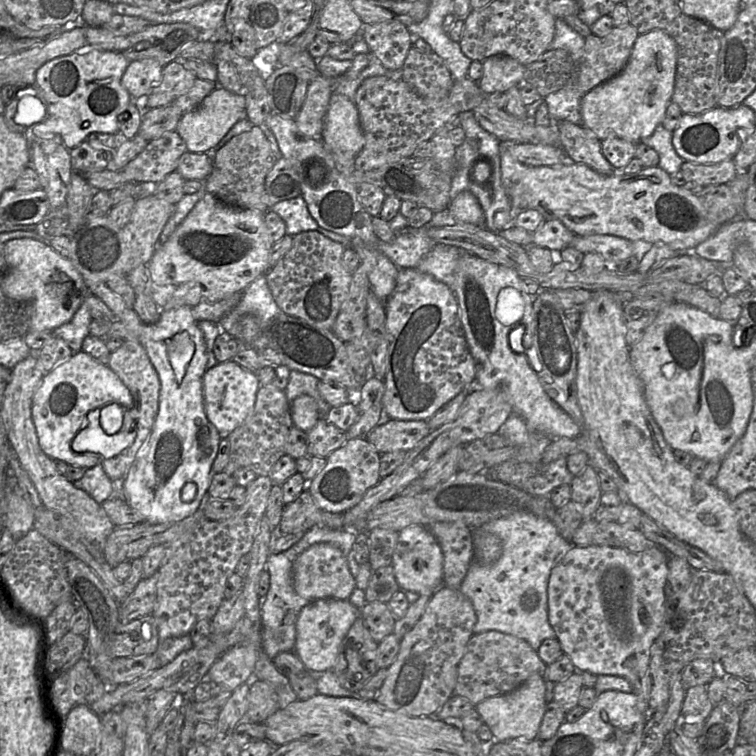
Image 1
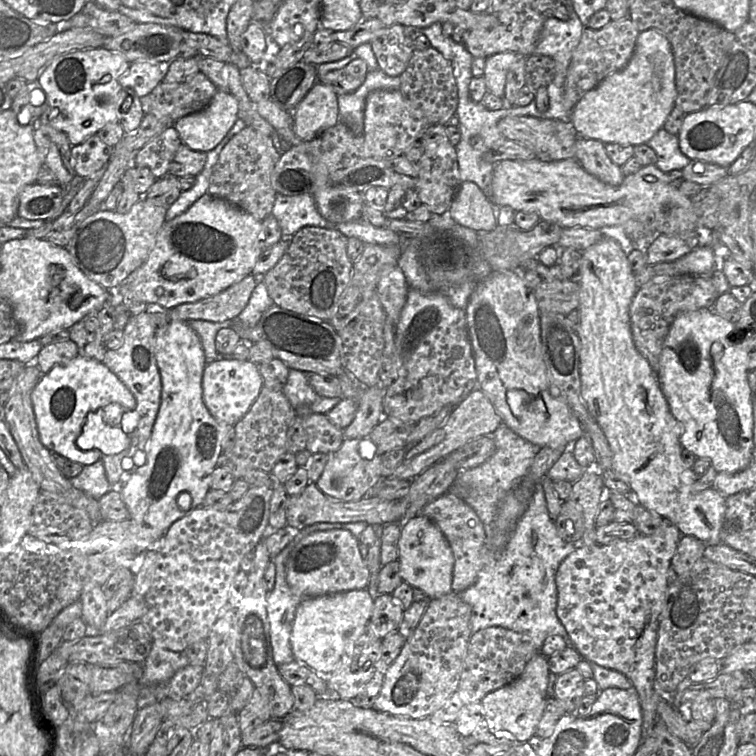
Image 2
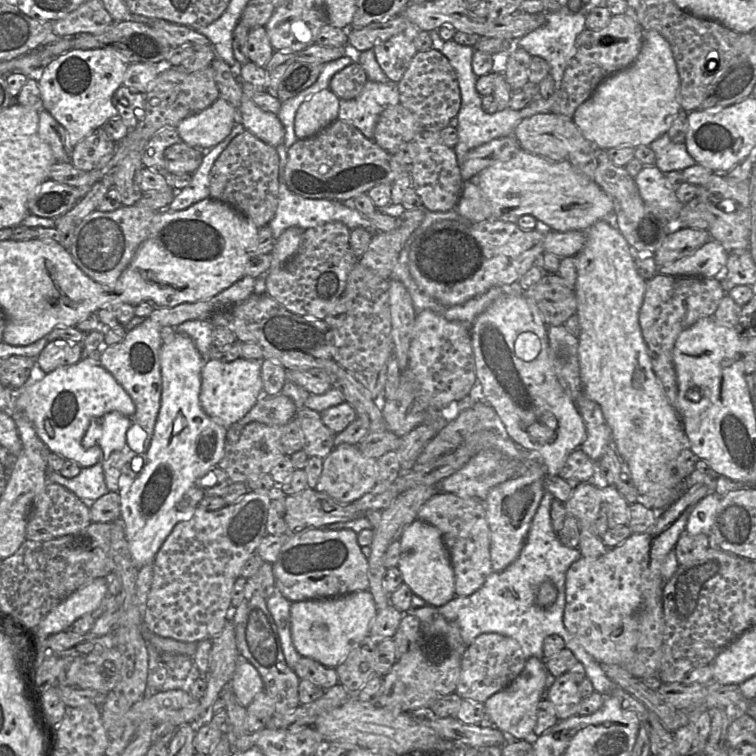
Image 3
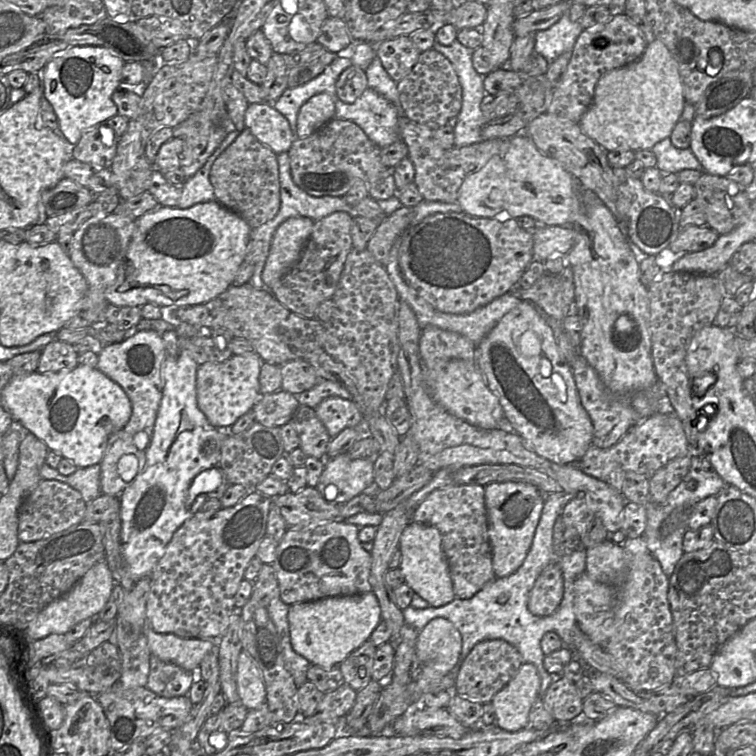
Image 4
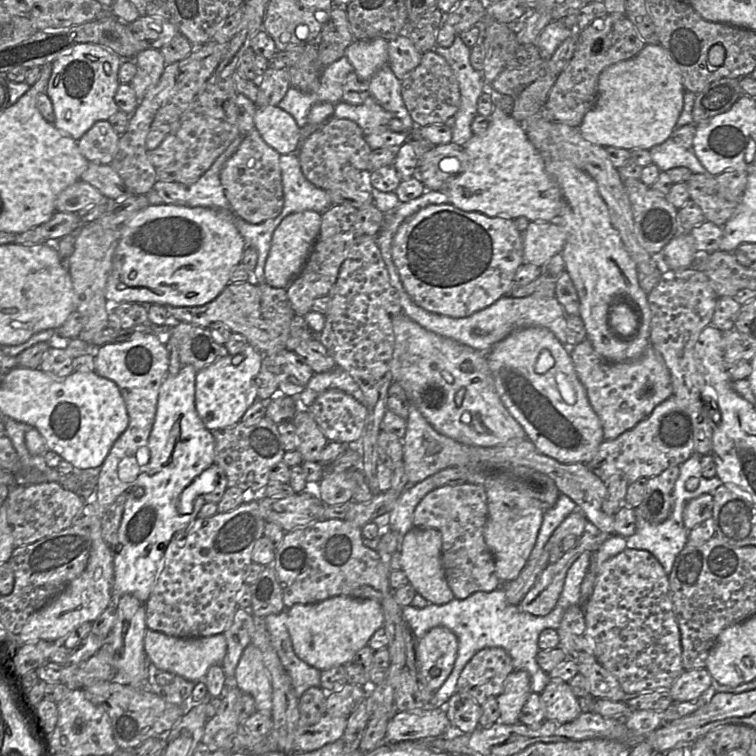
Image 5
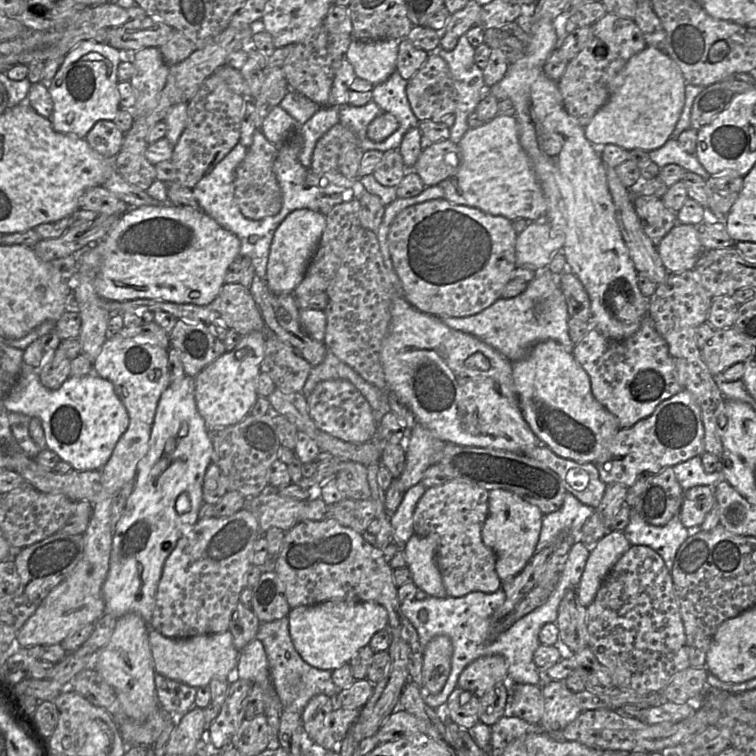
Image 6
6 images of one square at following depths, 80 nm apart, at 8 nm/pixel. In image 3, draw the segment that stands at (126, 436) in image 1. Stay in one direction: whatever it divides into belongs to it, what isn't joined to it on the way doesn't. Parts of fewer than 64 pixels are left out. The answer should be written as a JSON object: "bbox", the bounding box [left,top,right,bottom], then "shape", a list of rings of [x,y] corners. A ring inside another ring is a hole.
{"bbox":[81,412,131,460],"shape":[[[119,412],[107,413],[91,420],[81,444],[84,448],[99,446],[105,460],[125,446],[126,432],[131,425],[130,417]]]}

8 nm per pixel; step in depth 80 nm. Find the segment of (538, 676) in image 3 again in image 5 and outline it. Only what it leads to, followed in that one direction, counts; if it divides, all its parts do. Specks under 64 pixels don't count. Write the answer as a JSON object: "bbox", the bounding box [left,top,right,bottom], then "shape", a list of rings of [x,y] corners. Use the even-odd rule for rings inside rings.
{"bbox":[497,670,531,724],"shape":[[[514,670],[507,677],[503,691],[497,696],[500,710],[499,722],[516,724],[531,693],[530,675],[525,670]]]}

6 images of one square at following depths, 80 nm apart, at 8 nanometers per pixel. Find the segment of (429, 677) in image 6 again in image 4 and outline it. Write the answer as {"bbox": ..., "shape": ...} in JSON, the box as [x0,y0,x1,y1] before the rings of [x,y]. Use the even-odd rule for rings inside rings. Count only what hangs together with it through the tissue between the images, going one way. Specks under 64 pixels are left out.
{"bbox":[416,617,462,675],"shape":[[[437,617],[432,619],[420,631],[416,643],[416,654],[421,668],[428,668],[439,675],[450,673],[460,658],[462,637],[460,632],[449,620]]]}

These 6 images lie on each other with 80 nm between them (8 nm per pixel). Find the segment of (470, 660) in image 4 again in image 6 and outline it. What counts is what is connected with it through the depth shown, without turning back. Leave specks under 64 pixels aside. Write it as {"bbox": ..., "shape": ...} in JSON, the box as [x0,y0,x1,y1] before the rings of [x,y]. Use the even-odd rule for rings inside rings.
{"bbox":[457,654,508,699],"shape":[[[495,654],[471,662],[461,672],[457,685],[480,699],[489,689],[507,680],[508,662],[502,655]]]}

